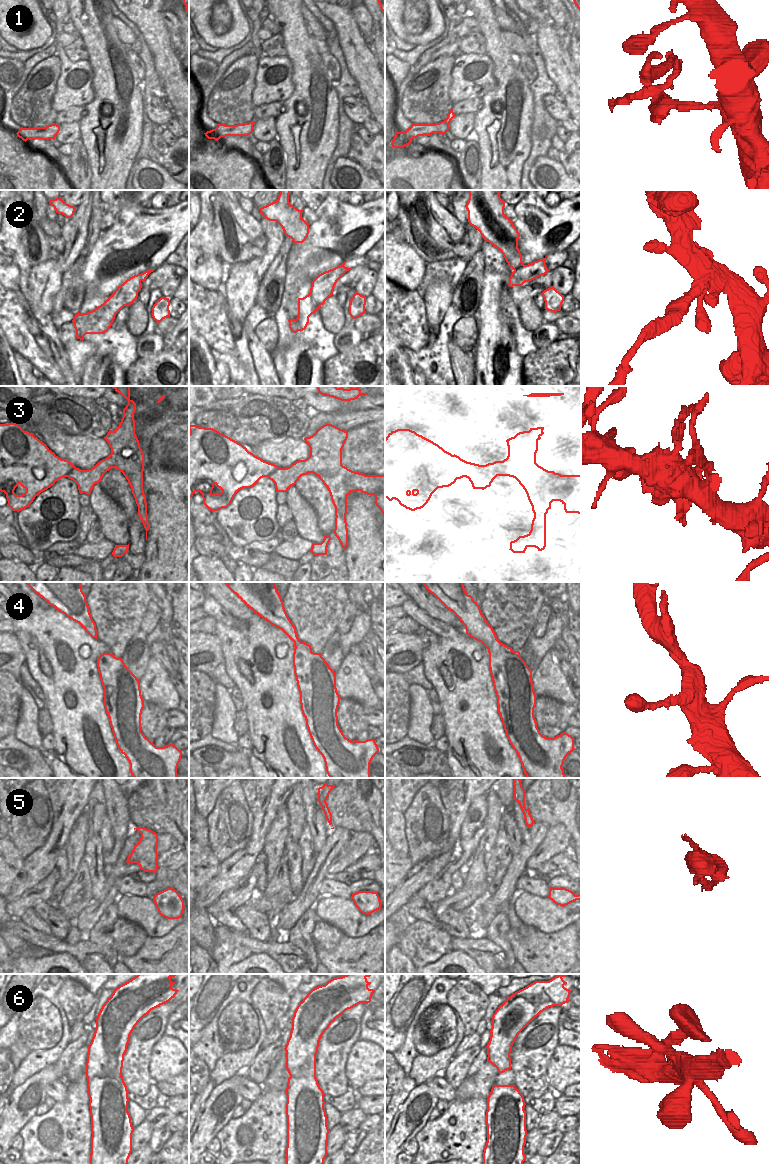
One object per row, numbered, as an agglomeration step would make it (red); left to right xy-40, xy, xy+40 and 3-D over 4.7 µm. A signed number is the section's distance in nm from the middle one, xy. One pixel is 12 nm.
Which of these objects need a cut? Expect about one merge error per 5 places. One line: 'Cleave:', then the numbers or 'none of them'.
Cleave: 1, 2, 3

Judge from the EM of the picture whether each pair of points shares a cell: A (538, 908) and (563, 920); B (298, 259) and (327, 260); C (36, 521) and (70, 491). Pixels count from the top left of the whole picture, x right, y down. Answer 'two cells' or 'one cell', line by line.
A: one cell
B: one cell
C: one cell

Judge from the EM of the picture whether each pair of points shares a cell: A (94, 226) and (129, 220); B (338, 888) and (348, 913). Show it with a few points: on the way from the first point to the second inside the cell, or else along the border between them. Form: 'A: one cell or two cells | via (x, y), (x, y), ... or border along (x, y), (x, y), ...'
A: two cells | border along (101, 232), (90, 253)
B: two cells | border along (326, 893), (332, 896), (350, 898)

